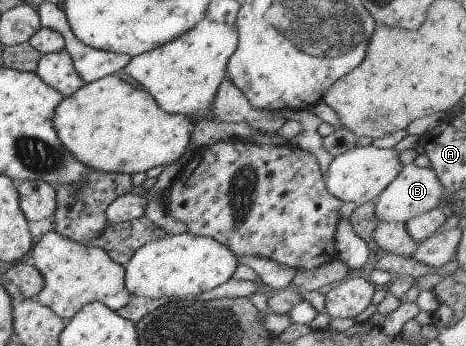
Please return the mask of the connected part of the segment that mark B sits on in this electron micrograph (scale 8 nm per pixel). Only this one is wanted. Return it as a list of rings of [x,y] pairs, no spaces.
[[[414,163],[405,165],[400,173],[377,195],[375,202],[375,216],[380,222],[388,224],[404,224],[410,218],[421,216],[437,207],[441,200],[448,200],[449,196],[443,191],[432,168],[421,168]]]

